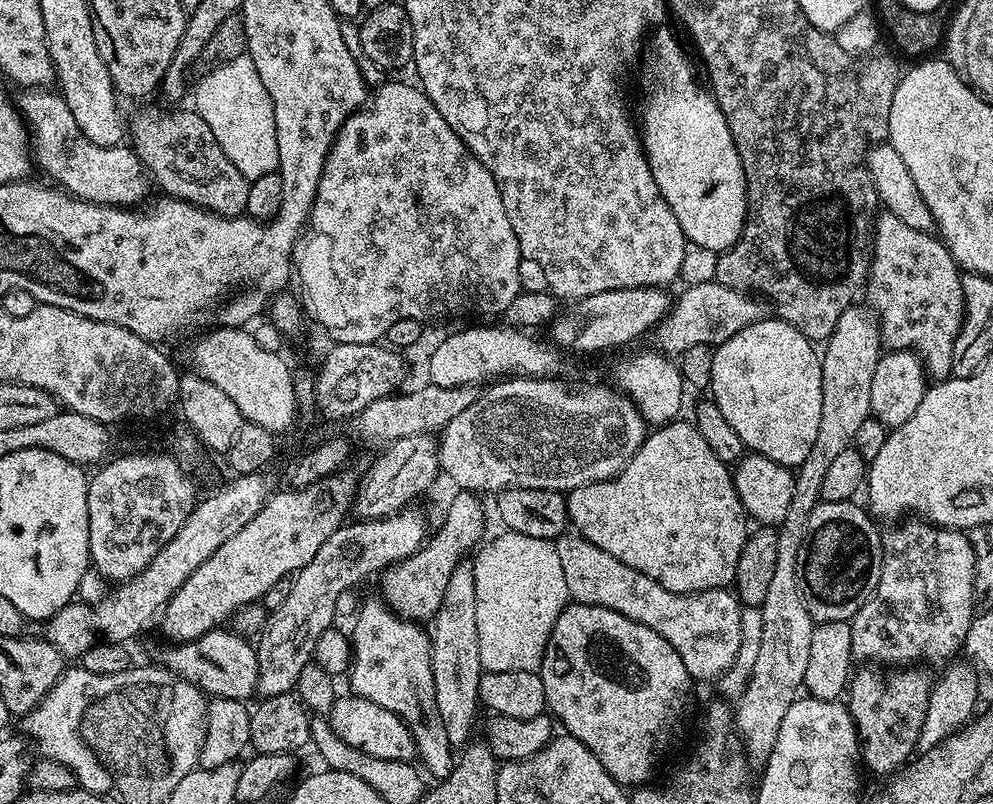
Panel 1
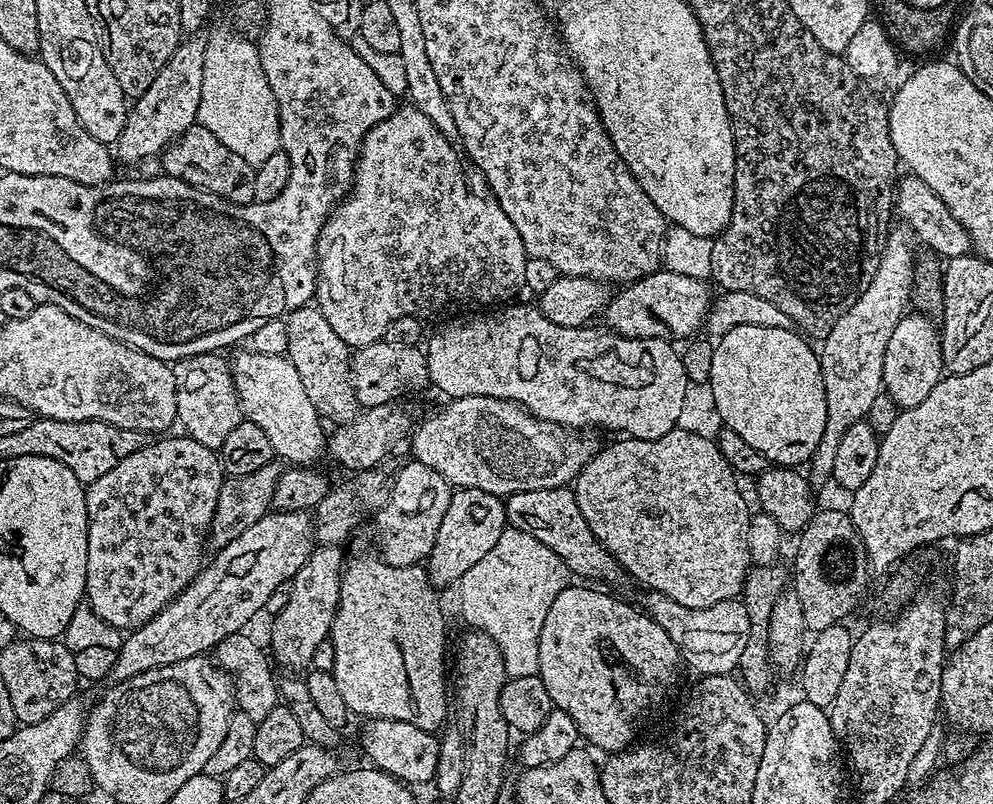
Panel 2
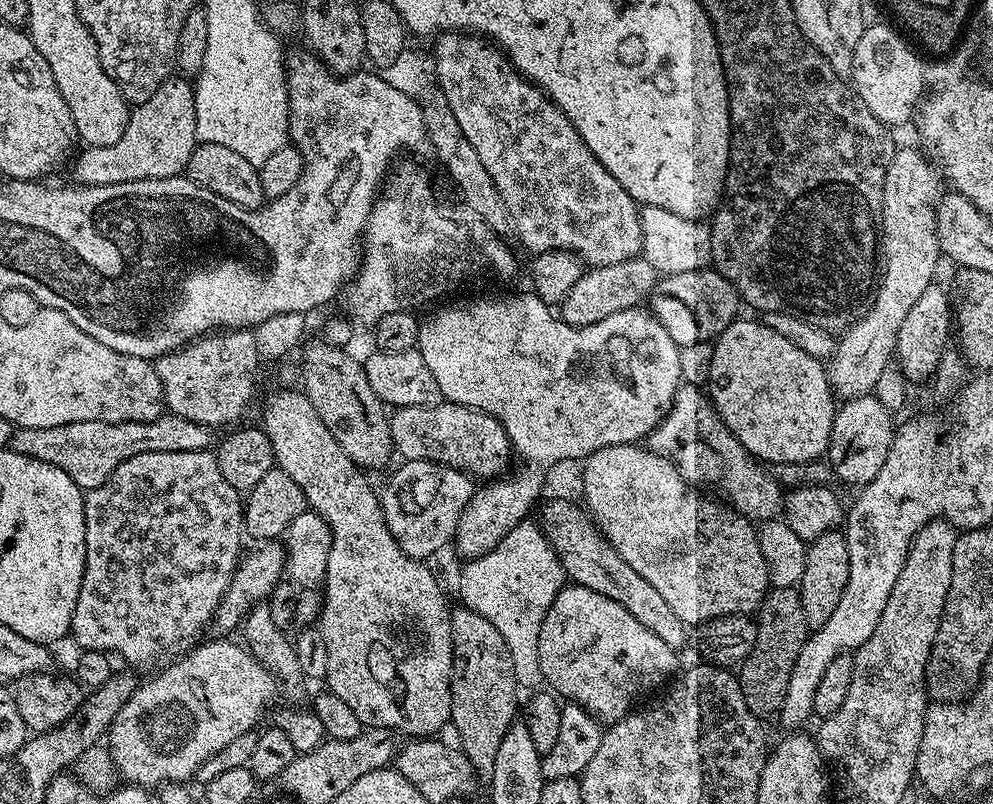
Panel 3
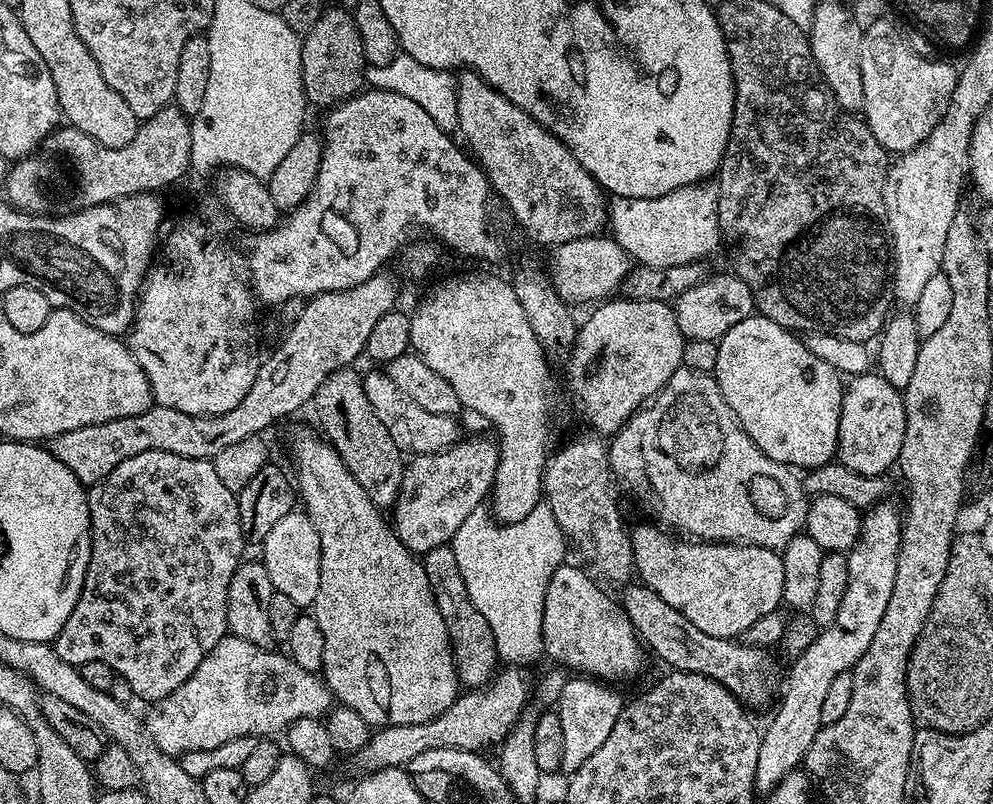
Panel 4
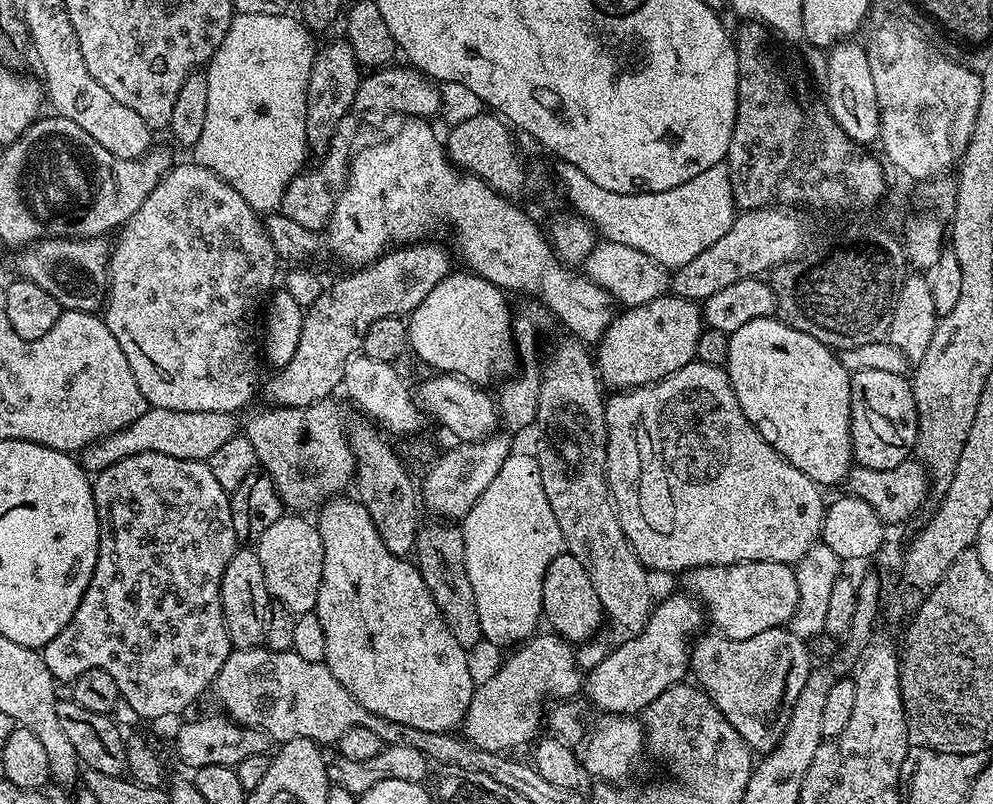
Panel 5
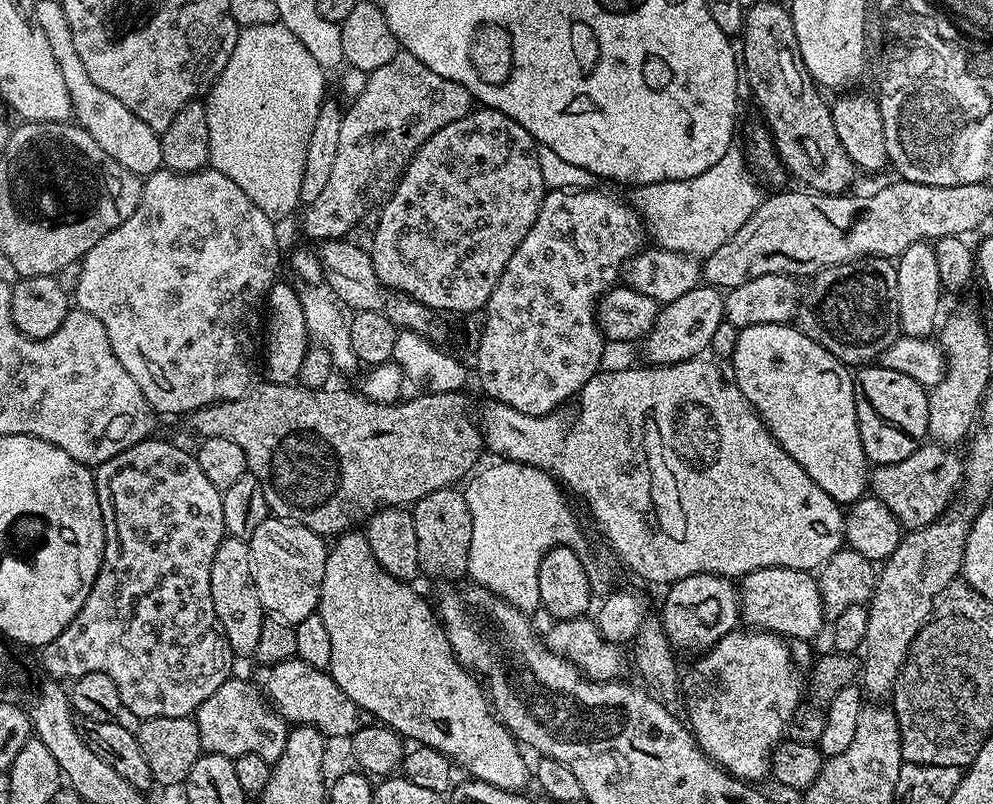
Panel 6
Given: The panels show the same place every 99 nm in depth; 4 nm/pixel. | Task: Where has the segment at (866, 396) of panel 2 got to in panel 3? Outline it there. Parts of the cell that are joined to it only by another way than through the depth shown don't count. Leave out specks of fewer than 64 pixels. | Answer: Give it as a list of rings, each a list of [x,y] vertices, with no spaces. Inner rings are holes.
[[[901,147],[886,170],[880,211],[882,275],[872,307],[837,339],[832,359],[826,364],[828,383],[841,401],[869,395],[875,389],[882,370],[893,361],[902,321],[926,286],[933,284],[936,263],[942,260],[936,233],[936,206],[942,197],[942,176],[927,155],[913,148]]]

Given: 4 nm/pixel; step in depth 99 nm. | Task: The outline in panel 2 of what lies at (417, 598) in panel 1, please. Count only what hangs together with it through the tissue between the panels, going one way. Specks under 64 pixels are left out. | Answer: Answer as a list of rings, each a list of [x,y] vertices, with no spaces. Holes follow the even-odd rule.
[[[456,488],[450,498],[450,506],[446,506],[446,514],[442,518],[442,526],[438,526],[438,538],[434,538],[434,550],[426,561],[426,571],[433,588],[443,590],[447,584],[459,585],[462,574],[474,566],[485,554],[502,538],[508,519],[504,513],[504,500],[494,494],[486,494],[486,490],[474,490],[473,488]]]

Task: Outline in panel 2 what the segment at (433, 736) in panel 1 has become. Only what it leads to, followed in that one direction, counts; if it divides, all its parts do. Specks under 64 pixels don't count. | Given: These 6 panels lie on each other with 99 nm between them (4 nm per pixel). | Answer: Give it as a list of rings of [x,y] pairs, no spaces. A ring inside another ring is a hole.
[[[376,554],[356,556],[353,560],[351,557],[345,563],[340,574],[340,601],[330,633],[334,646],[331,674],[353,717],[410,722],[418,726],[418,730],[433,734],[445,727],[444,719],[450,716],[450,690],[444,686],[448,628],[444,625],[444,608],[436,596],[439,596],[437,589],[433,588],[427,571],[419,564],[390,566]]]

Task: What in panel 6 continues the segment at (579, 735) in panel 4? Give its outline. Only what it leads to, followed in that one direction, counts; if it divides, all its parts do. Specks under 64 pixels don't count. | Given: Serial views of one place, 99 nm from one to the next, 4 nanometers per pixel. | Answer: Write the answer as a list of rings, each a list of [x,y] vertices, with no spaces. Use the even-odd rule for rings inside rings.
[[[690,574],[690,578],[682,578],[678,582],[674,582],[668,589],[664,596],[664,605],[660,608],[659,623],[662,625],[664,633],[668,635],[668,641],[672,643],[673,649],[680,650],[680,648],[700,648],[696,650],[707,650],[713,647],[726,634],[730,634],[741,623],[740,618],[740,593],[737,585],[733,583],[727,576],[715,576],[714,574]]]

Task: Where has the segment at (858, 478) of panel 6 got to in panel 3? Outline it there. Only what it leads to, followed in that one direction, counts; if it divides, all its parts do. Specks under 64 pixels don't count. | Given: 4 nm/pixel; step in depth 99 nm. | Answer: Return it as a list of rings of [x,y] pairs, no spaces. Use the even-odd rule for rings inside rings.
[[[744,319],[733,320],[731,326],[714,341],[714,358],[710,362],[706,392],[717,414],[741,446],[761,462],[808,464],[811,460],[821,459],[828,450],[830,430],[838,407],[825,365],[810,358],[806,350],[798,350],[794,342],[782,338],[782,334],[770,330],[759,319]]]

